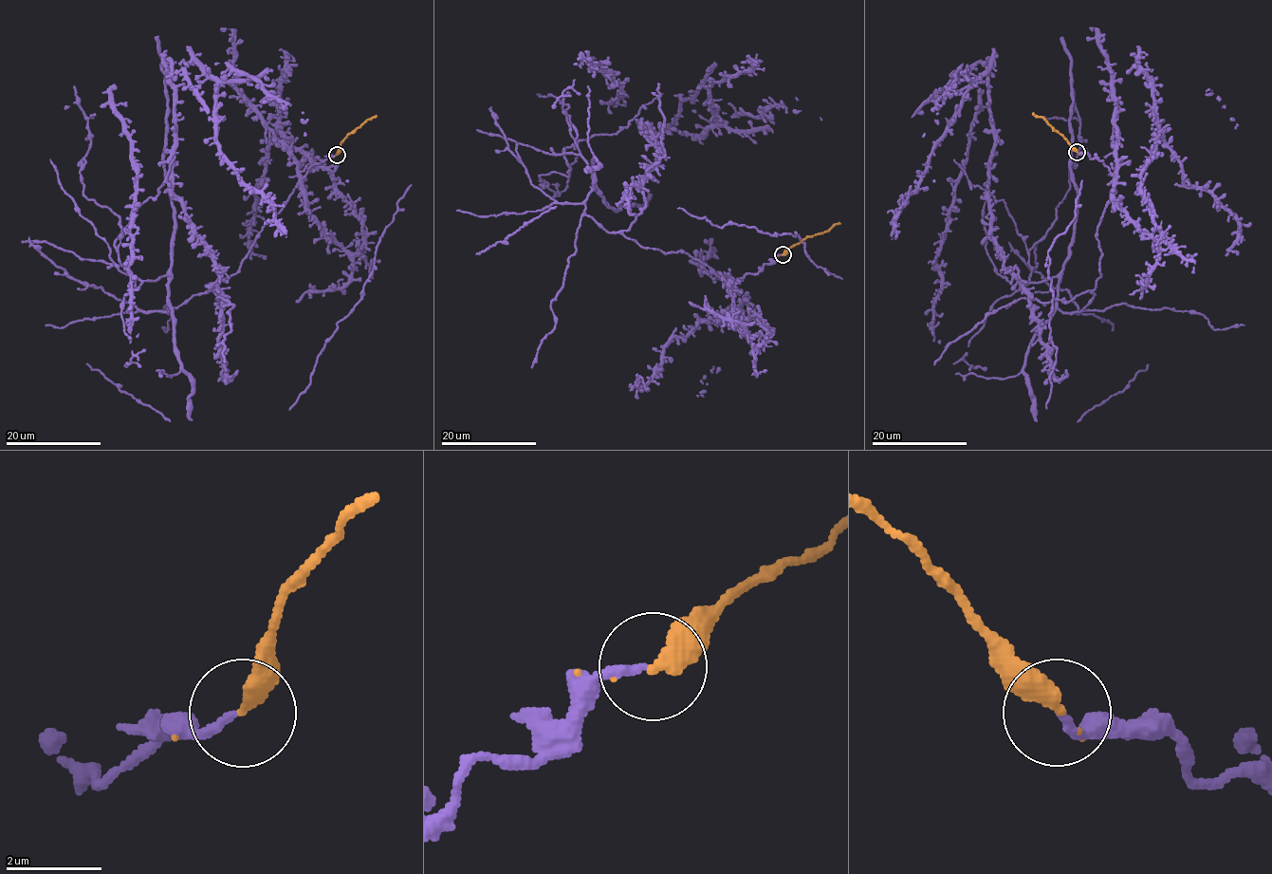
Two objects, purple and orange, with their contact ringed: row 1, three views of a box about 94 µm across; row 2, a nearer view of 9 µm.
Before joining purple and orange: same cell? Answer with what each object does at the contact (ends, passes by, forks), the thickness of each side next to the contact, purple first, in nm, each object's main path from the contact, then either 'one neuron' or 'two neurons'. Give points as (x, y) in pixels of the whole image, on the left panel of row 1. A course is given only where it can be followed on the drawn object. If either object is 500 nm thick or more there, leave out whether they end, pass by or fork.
purple ends there; orange ends there; 180 nm thick on the purple side, 400 nm on the other; purple runs (336, 155), (208, 290), (220, 302), (172, 191), (165, 63), (215, 83), (220, 153), (285, 236); orange runs (337, 155), (347, 136), (377, 116); one neuron

